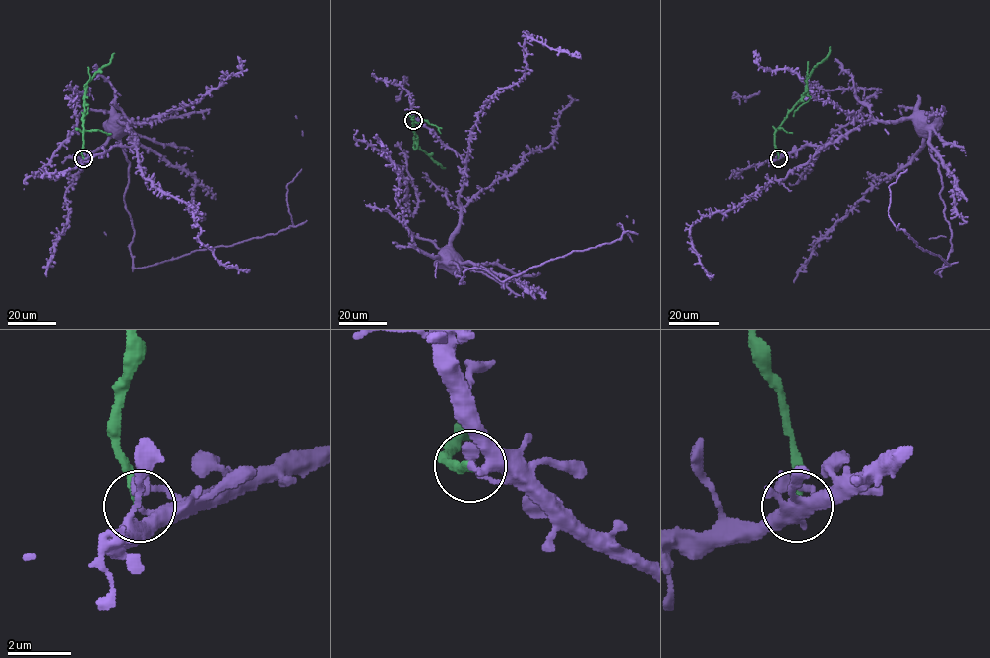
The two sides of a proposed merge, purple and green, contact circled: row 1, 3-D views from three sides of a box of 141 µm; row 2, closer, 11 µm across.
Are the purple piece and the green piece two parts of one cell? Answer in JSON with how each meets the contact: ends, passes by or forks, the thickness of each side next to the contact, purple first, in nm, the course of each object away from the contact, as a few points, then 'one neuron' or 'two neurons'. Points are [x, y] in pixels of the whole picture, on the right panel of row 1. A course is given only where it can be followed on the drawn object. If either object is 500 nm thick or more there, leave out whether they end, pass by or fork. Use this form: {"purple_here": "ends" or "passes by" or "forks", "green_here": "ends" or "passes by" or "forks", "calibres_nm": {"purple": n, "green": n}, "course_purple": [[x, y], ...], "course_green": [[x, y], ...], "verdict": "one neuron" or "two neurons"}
{"purple_here": "ends", "green_here": "ends", "calibres_nm": {"purple": 320, "green": 260}, "course_purple": [[778, 158], [797, 151], [805, 145], [835, 142], [871, 122], [913, 119]], "course_green": [[778, 158], [774, 133], [804, 95], [811, 71], [827, 56], [831, 47]], "verdict": "two neurons"}

